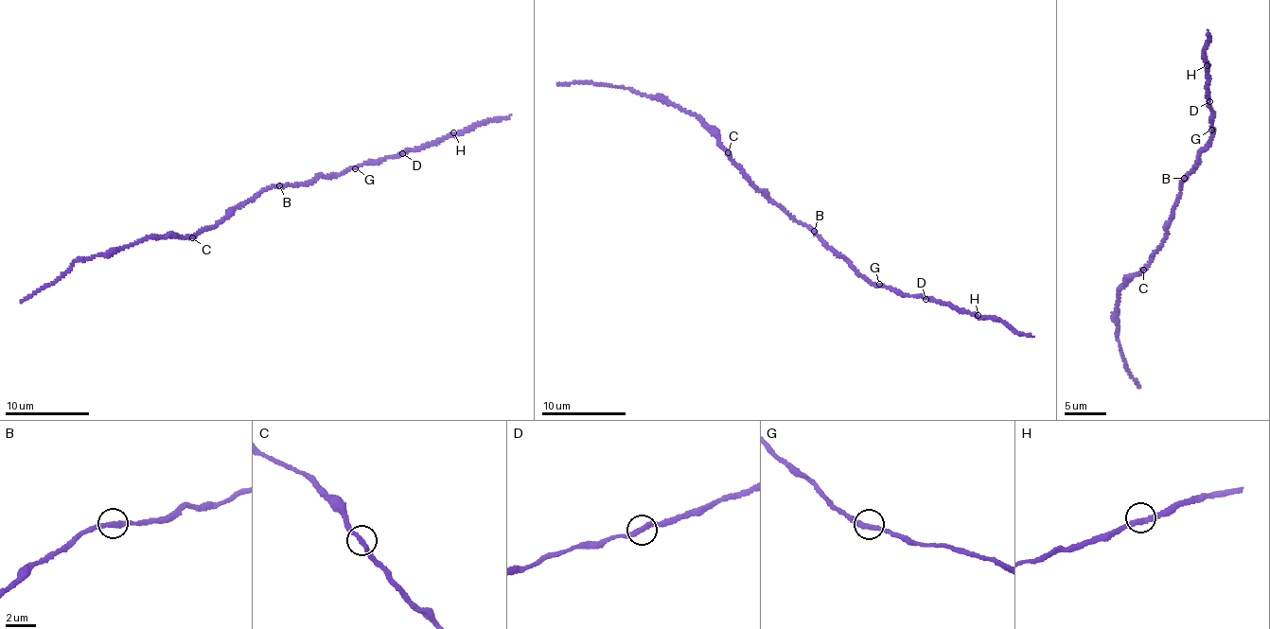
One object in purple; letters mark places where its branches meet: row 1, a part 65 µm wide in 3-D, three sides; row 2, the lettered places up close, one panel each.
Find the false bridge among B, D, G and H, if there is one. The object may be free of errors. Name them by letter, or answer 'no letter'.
no letter

